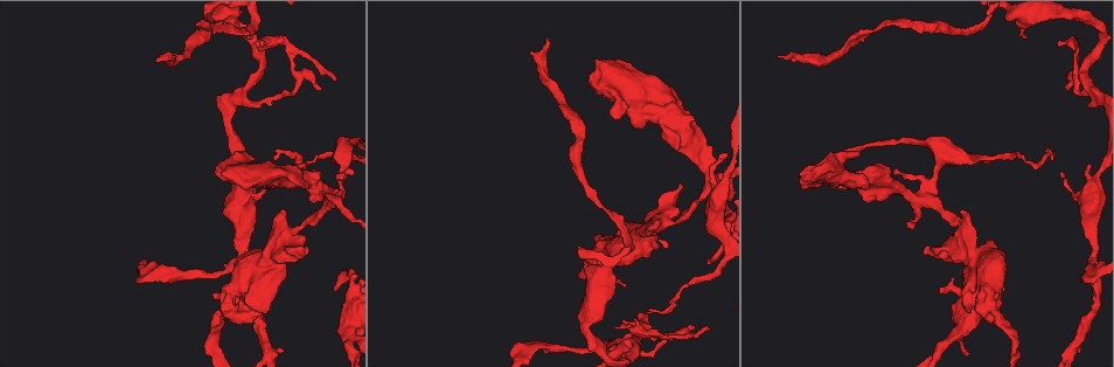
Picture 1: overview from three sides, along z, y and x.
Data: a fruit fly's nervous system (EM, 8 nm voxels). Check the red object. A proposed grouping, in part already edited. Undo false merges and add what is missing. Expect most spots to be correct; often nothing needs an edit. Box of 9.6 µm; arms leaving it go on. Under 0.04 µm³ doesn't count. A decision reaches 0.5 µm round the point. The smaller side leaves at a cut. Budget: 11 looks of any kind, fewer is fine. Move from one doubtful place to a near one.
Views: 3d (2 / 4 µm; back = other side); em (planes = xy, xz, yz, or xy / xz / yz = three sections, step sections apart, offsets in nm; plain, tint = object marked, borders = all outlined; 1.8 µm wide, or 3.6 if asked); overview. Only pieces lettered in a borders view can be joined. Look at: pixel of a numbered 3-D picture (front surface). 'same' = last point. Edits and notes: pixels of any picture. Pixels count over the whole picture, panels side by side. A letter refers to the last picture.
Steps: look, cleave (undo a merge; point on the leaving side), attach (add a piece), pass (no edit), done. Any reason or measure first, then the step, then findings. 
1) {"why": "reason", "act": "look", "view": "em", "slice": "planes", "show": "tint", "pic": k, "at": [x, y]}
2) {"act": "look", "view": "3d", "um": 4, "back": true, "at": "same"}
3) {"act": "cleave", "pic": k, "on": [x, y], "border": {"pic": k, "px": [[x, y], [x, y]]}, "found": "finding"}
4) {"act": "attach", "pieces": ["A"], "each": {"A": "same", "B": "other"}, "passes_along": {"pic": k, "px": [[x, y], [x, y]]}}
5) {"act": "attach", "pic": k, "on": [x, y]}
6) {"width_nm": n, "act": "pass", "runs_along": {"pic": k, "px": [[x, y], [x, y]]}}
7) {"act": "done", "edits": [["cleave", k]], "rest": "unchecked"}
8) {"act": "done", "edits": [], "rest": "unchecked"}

{"why": "calibre changes", "act": "look", "view": "em", "slice": "xz", "step": 4, "show": "tint", "pic": 1, "at": [1092, 254]}

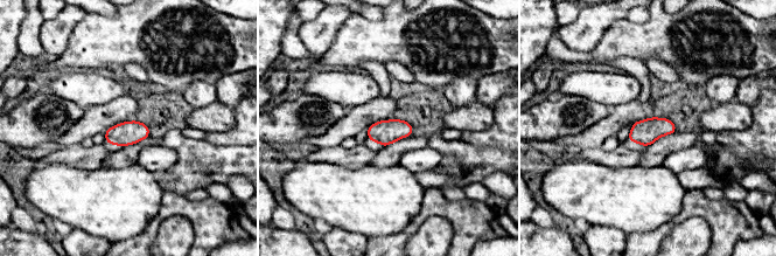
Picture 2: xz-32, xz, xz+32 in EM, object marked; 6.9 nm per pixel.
{"act": "look", "view": "em", "slice": "planes", "show": "borders", "at": "same"}

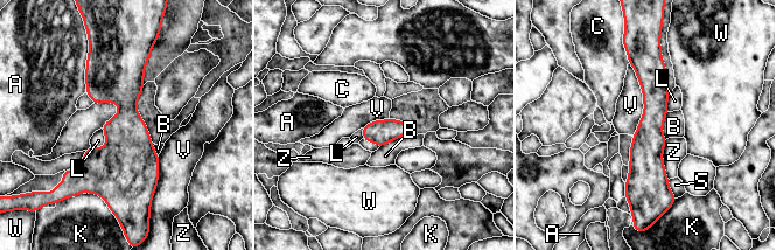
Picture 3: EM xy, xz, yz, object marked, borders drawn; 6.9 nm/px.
{"act": "pass", "each": {"A": "other", "B": "other", "C": "other", "K": "other", "L": "other", "S": "other", "V": "other", "W": "other", "Z": "other"}, "found": "continuous, no second neuron"}

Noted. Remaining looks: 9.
{"why": "sharp bend", "act": "look", "view": "3d", "um": 2, "back": true, "pic": 1, "at": [927, 197]}

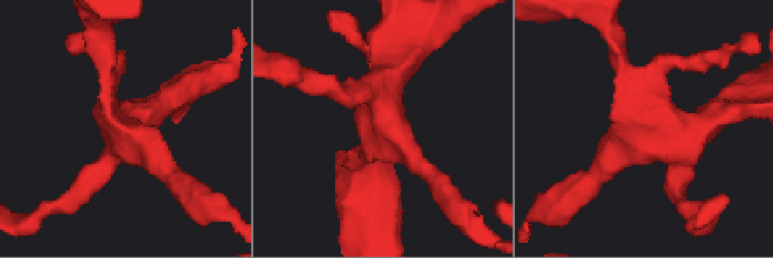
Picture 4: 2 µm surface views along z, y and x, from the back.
{"why": "shape alone is not enough", "act": "look", "view": "em", "slice": "xz", "step": 16, "show": "tint", "pic": 4, "at": [381, 120]}

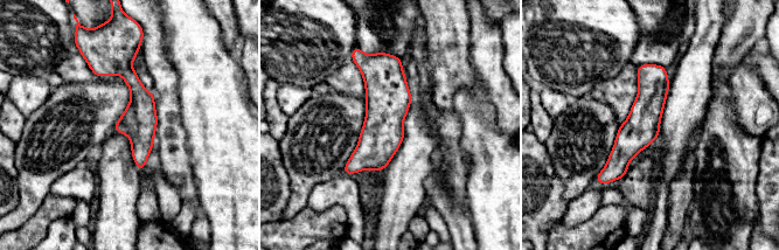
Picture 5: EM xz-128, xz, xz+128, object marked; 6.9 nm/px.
{"why": "another direction", "act": "look", "view": "em", "slice": "planes", "show": "borders", "at": "same"}

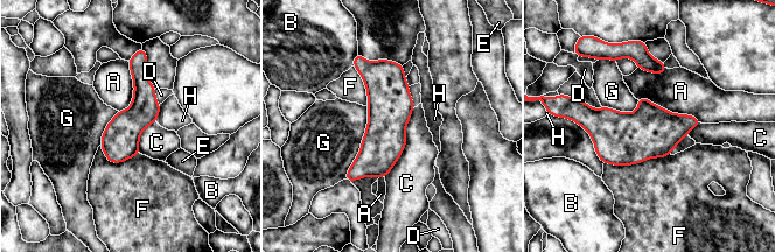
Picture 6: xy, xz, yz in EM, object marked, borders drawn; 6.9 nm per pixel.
{"act": "pass", "each": {"A": "other", "B": "other", "C": "other", "D": "other", "E": "other", "F": "other", "G": "other", "H": "other"}, "runs_along": {"pic": 6, "px": [[368, 64], [381, 146], [349, 177]]}, "found": "continuous, no second neuron"}

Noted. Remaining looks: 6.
{"why": "thick turns thin", "act": "look", "view": "3d", "um": 4, "pic": 1, "at": [227, 305]}

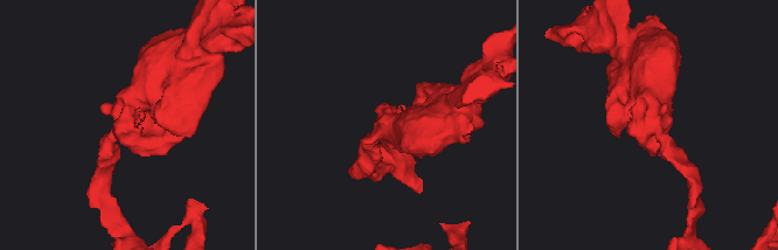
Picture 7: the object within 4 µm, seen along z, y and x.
{"why": "shape alone is not enough", "act": "look", "view": "em", "um": 3.6, "slice": "planes", "show": "borders", "pic": 7, "at": [127, 120]}

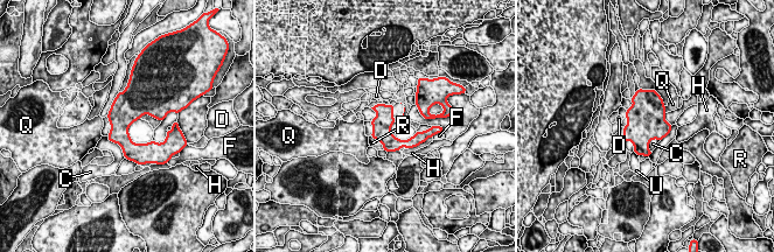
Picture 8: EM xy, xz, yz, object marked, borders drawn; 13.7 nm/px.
{"act": "pass", "each": {"C": "other", "D": "other", "F": "other", "H": "other", "Q": "other", "R": "other", "U": "other"}, "border": {"pic": 8, "px": [[106, 137], [120, 146], [125, 158]]}, "found": "all the same neuron"}

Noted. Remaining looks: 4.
{"act": "look", "view": "3d", "um": 4, "pic": 1, "at": [662, 224]}

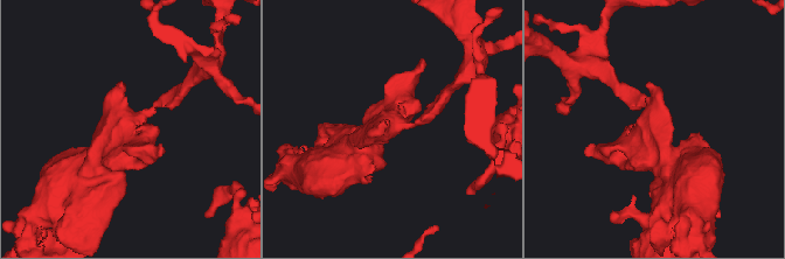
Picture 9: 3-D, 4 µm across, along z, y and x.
{"why": "shape alone is not enough", "act": "look", "view": "em", "slice": "yz", "step": 16, "show": "tint", "pic": 9, "at": [390, 124]}

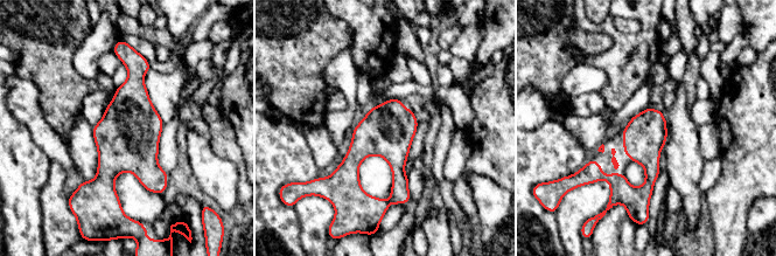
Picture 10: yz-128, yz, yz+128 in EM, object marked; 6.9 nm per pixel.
{"act": "look", "view": "em", "slice": "planes", "show": "borders", "at": "same"}

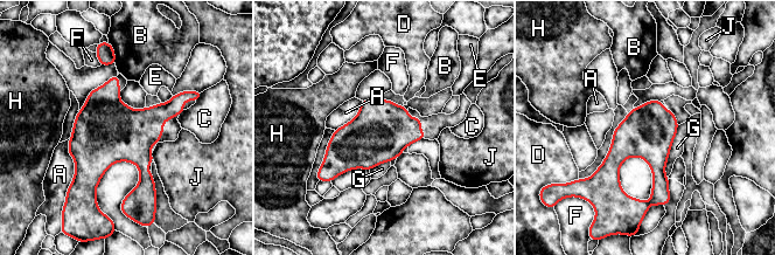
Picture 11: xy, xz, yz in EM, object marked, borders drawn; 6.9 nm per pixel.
{"longest_contact_nm": ["G", 380], "act": "pass", "each": {"A": "other", "B": "other", "C": "other", "D": "other", "E": "other", "F": "other", "G": "other", "H": "other", "J": "other"}, "border": {"pic": 11, "px": [[678, 125], [664, 169], [668, 178]]}, "found": "continuous, no second neuron"}

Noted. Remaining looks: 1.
{"act": "done", "edits": [], "rest": "unchecked"}

